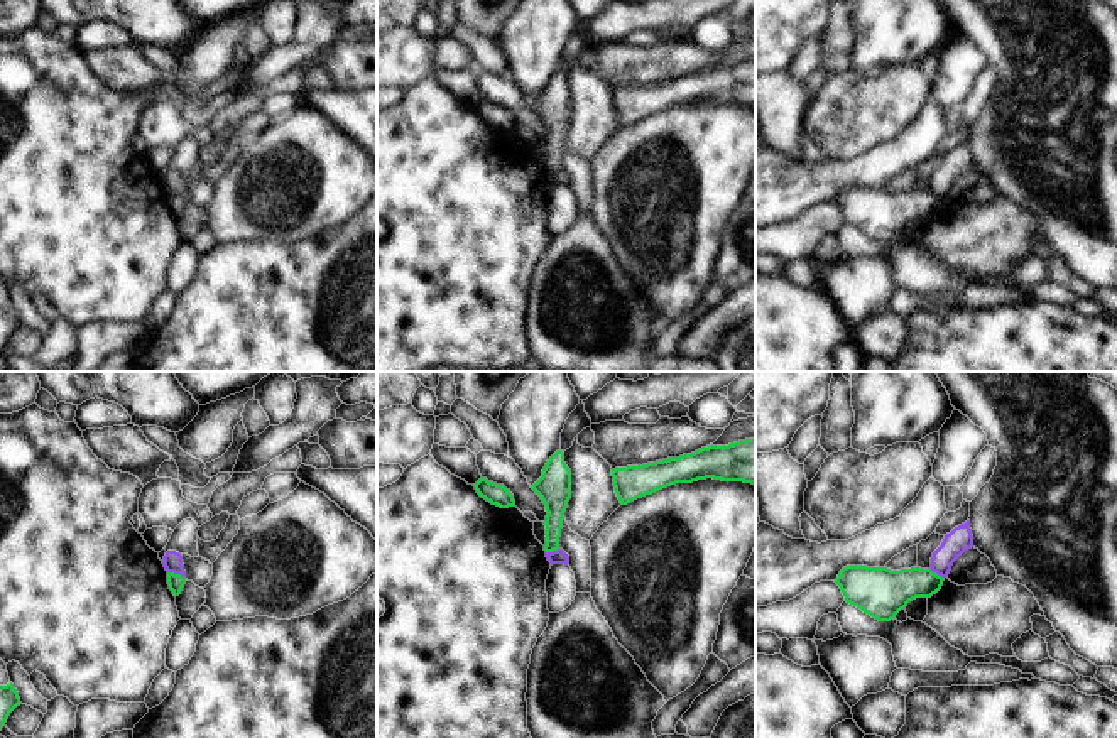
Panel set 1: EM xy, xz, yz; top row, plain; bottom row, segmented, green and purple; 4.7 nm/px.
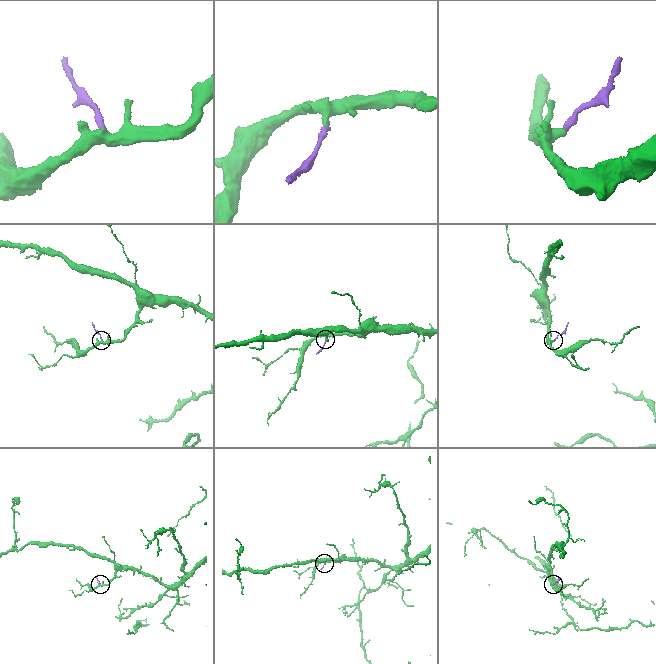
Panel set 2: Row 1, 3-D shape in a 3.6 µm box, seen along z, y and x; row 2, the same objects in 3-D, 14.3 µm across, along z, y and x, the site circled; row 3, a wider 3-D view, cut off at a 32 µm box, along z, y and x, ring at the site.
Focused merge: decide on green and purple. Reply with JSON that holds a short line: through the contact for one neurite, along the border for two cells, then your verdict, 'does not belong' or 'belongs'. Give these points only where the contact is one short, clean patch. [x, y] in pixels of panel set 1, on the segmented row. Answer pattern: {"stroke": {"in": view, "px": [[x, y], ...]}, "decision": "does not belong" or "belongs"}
{"stroke": {"in": "xy", "px": [[168, 571], [179, 573], [185, 578]]}, "decision": "does not belong"}

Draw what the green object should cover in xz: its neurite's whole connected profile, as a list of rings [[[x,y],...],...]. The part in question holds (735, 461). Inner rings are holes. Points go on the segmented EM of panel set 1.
[[[755,439],[728,446],[708,446],[691,454],[642,466],[615,468],[612,476],[622,505],[676,483],[693,483],[706,478],[755,485]]]

